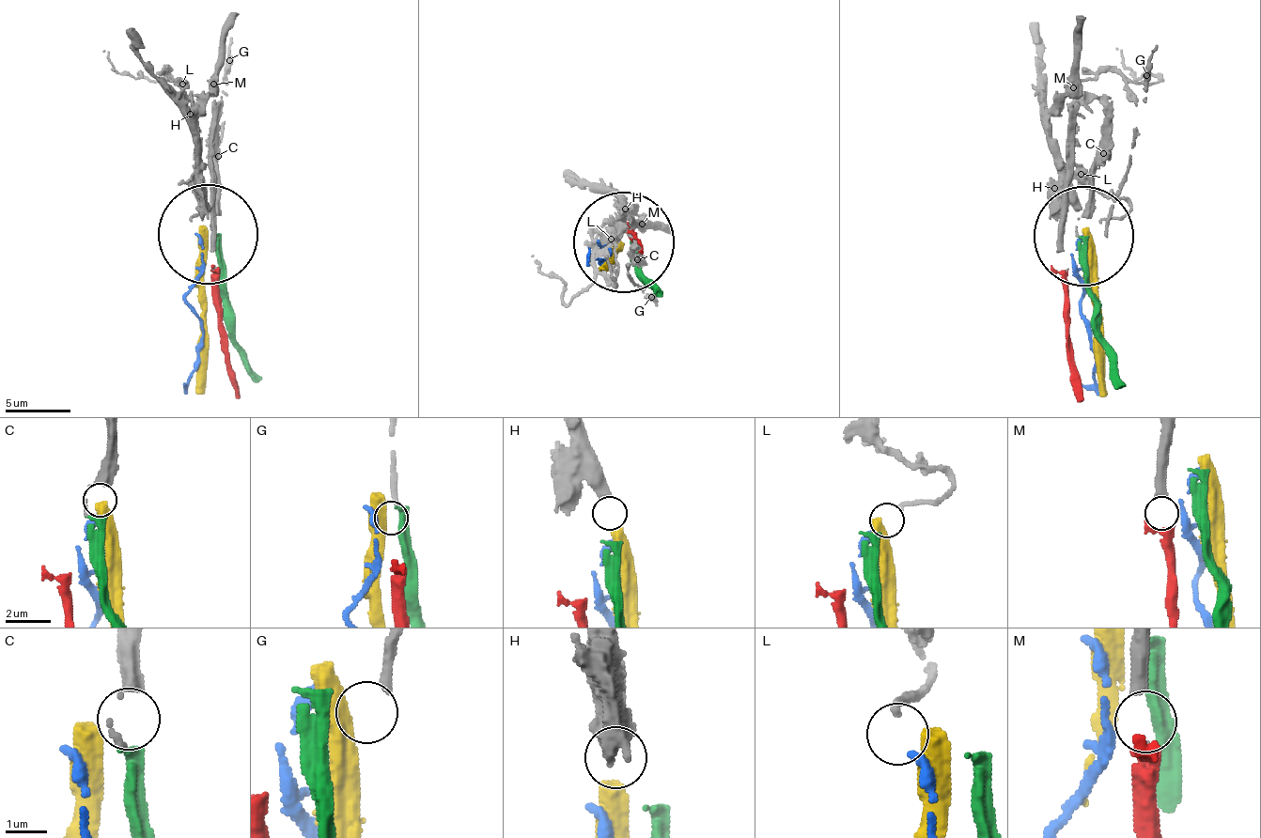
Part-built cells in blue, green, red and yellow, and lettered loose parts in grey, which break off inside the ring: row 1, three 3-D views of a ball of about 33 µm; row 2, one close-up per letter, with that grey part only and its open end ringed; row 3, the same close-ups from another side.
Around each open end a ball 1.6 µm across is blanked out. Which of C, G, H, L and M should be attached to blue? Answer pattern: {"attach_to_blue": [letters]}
{"attach_to_blue": ["L"]}

